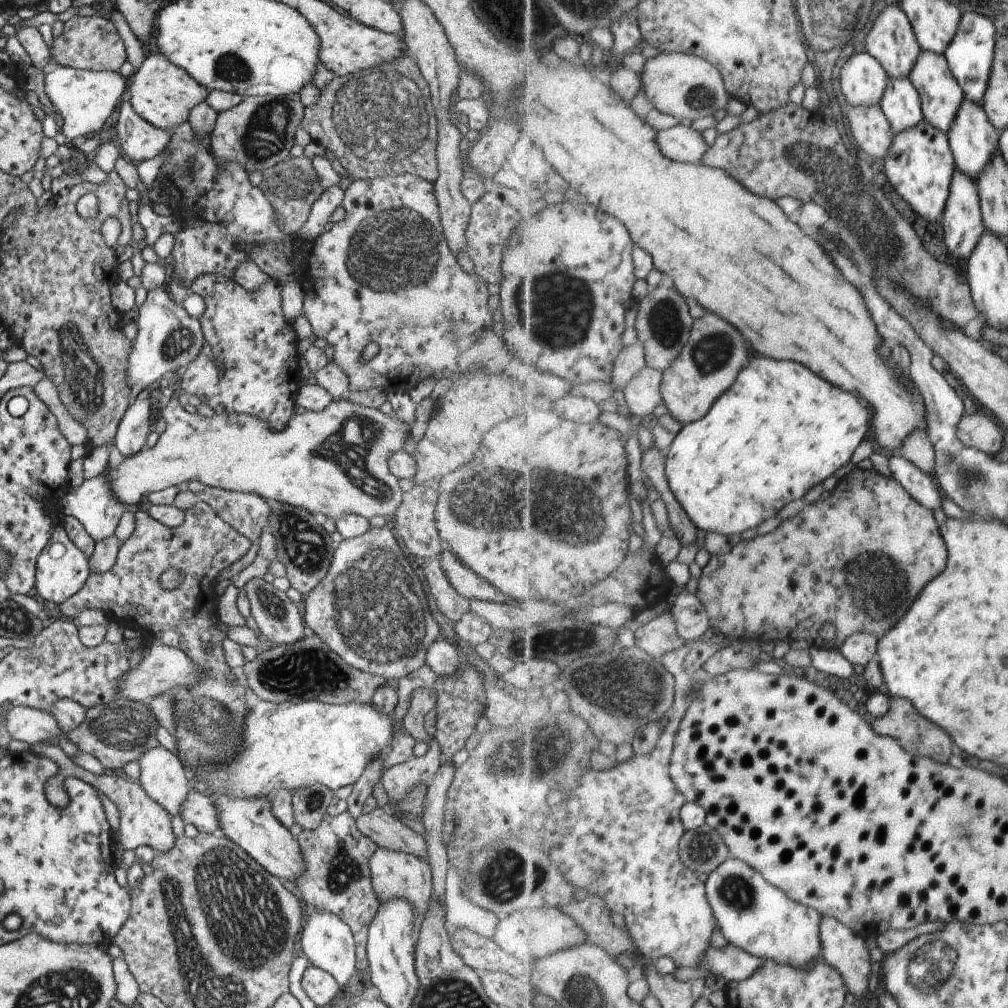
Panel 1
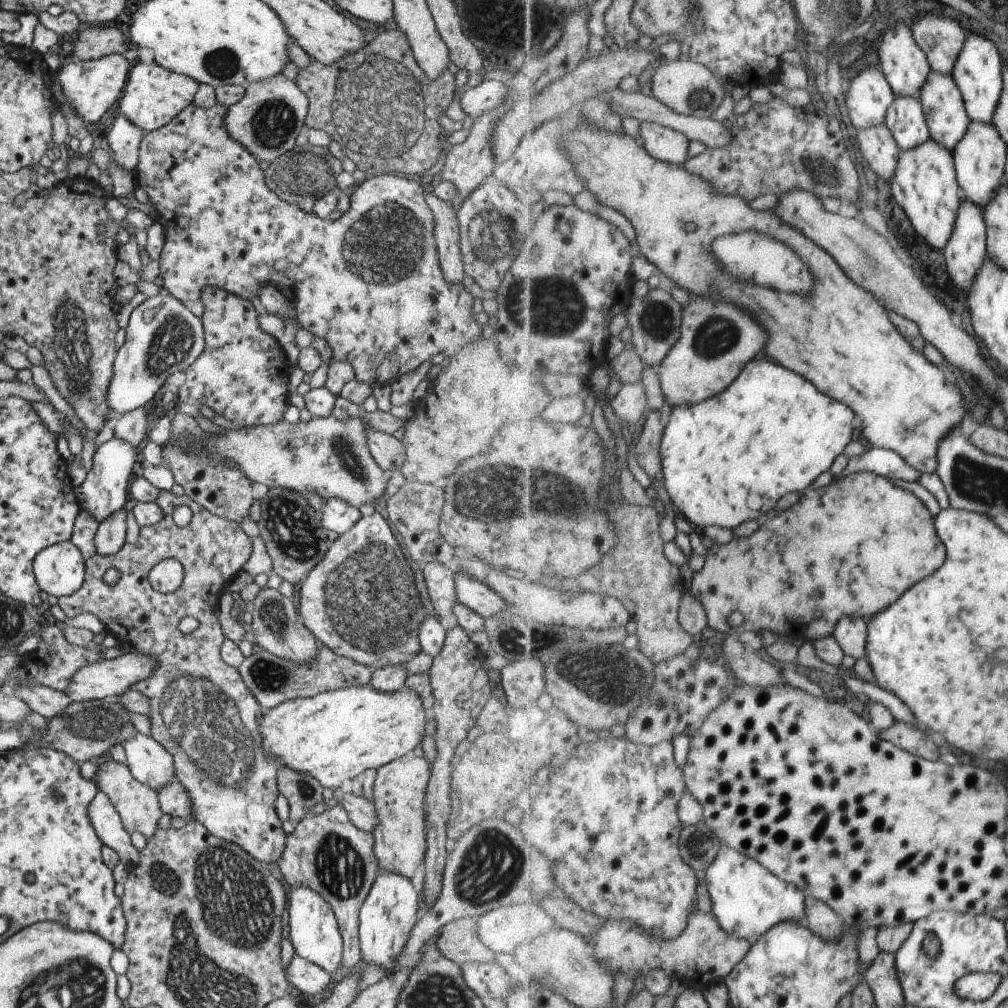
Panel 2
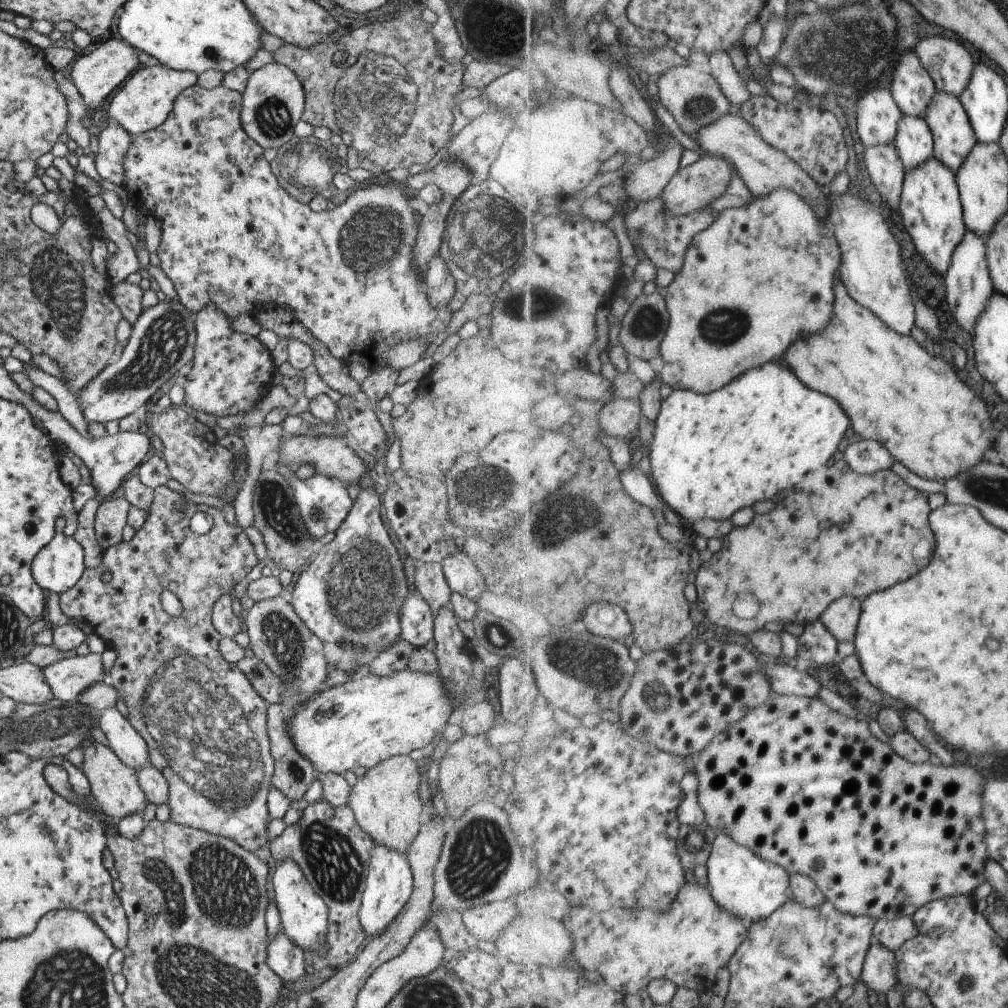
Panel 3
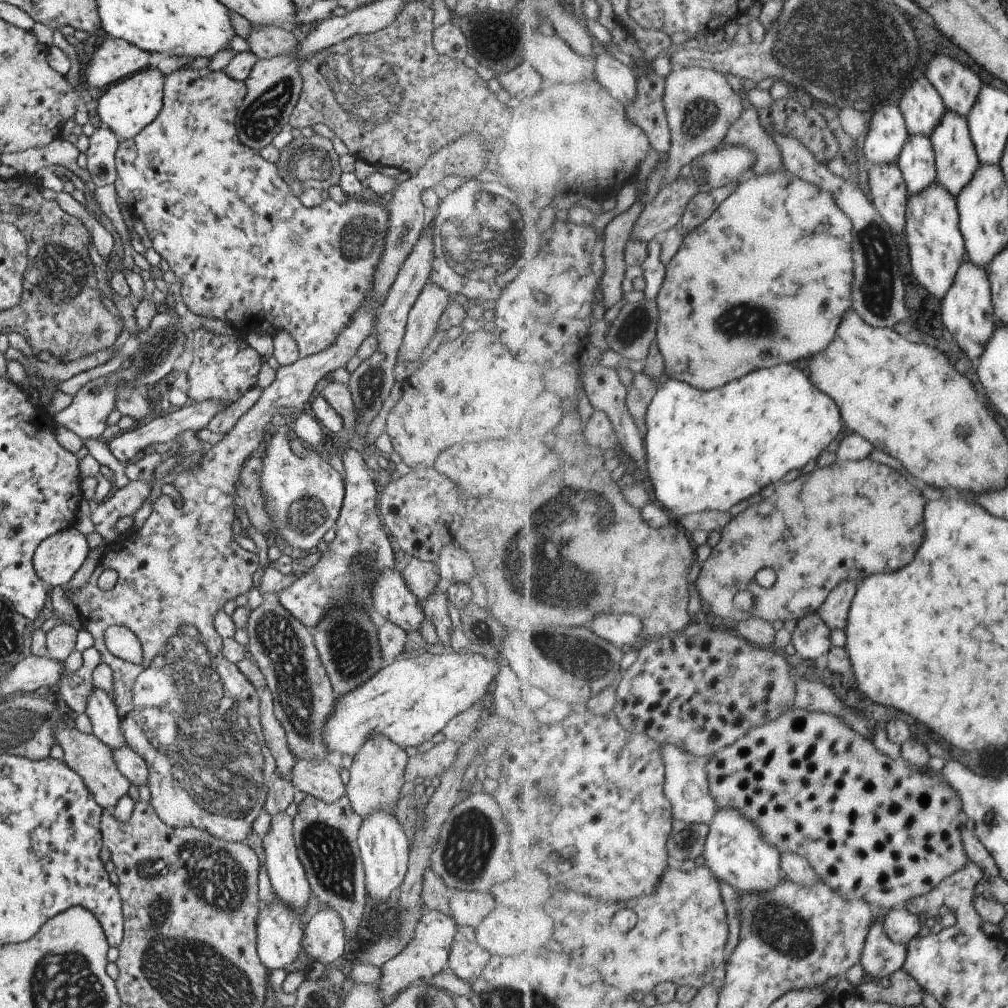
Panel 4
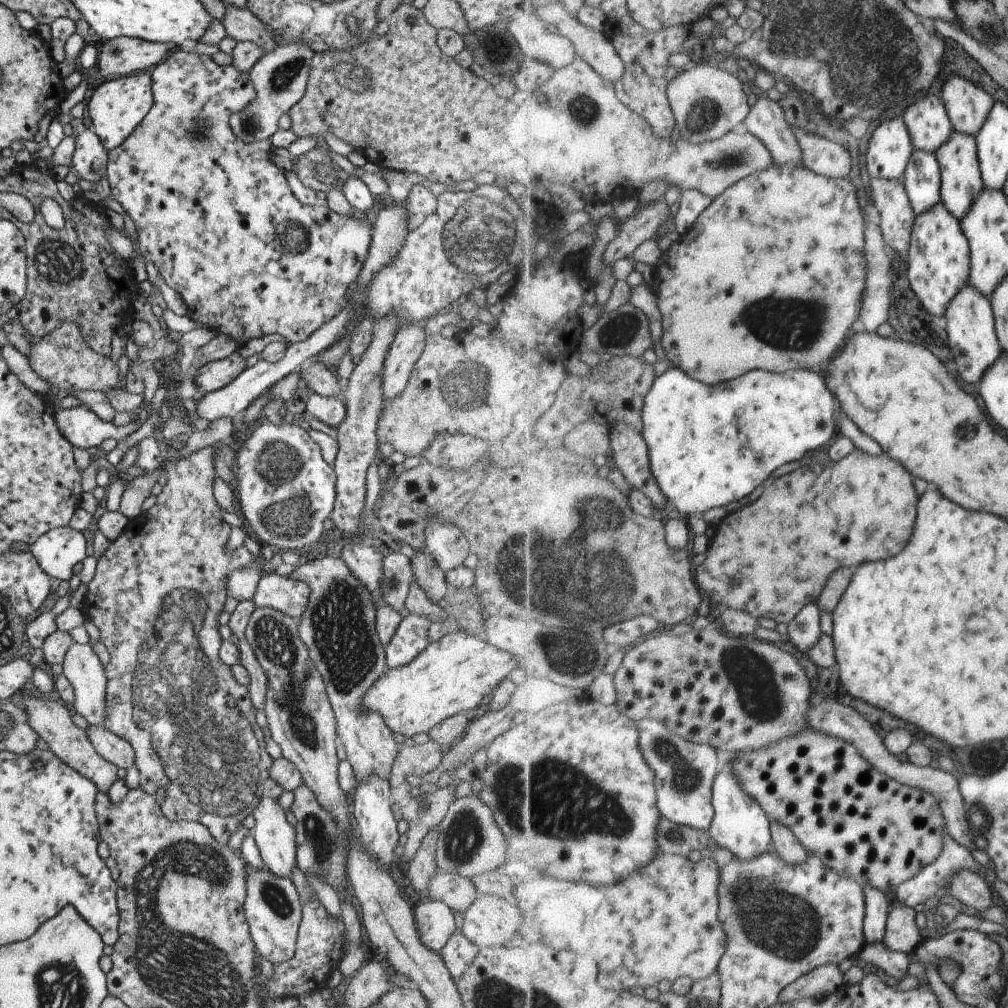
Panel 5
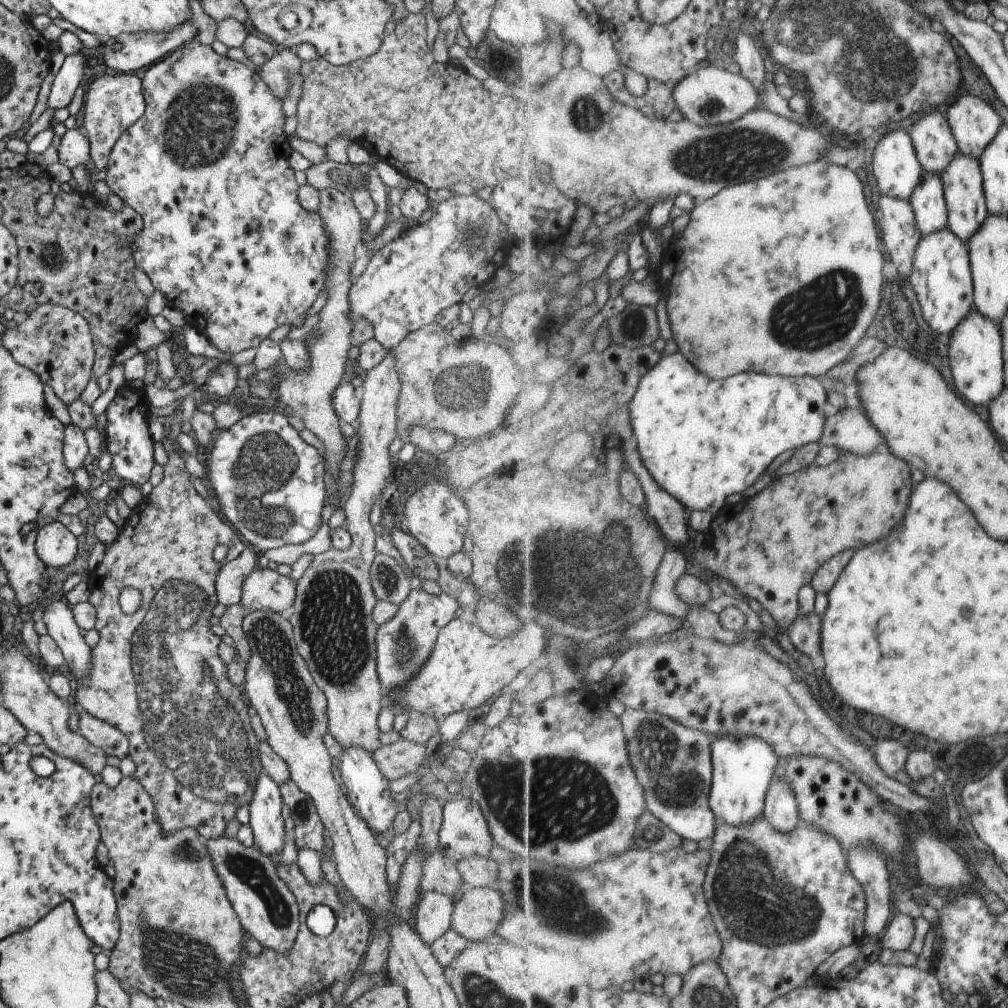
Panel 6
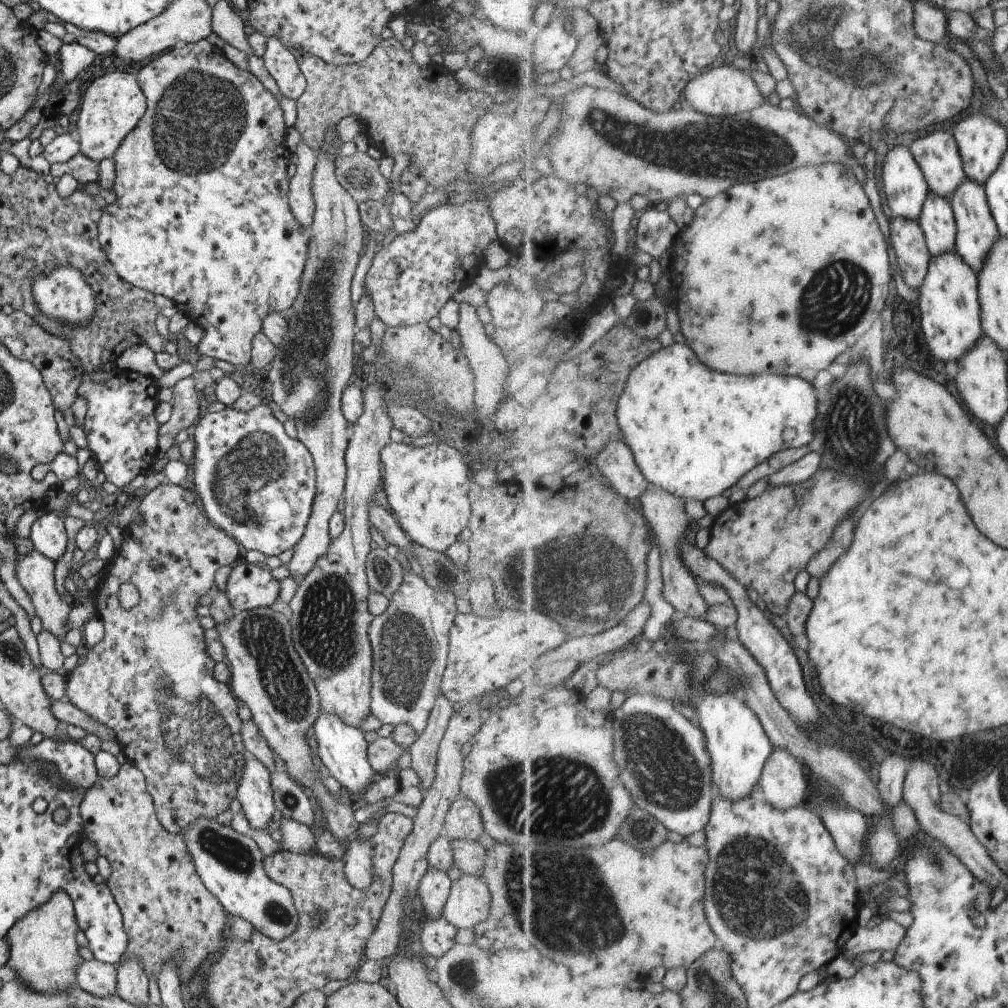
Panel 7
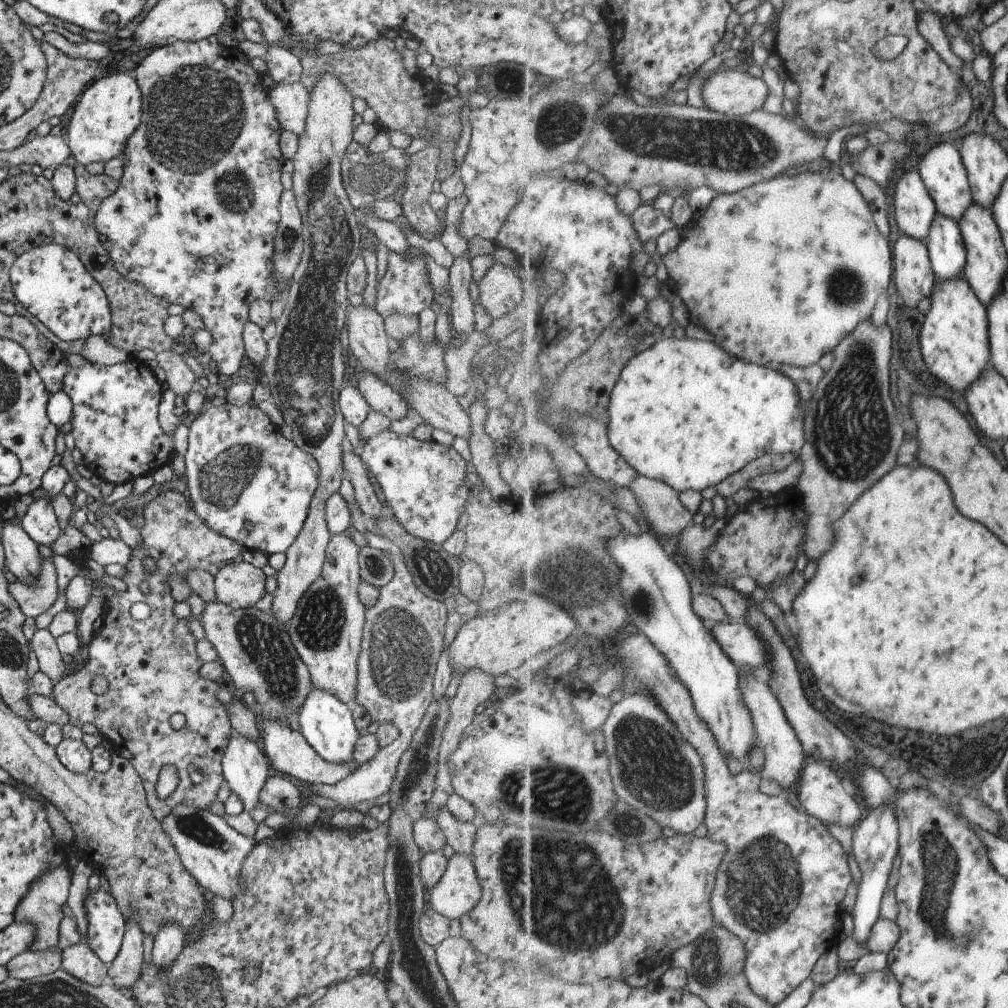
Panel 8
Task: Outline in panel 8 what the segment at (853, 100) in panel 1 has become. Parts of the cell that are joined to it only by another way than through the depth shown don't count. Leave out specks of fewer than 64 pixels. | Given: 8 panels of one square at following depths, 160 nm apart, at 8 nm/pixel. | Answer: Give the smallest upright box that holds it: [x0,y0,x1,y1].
[895,169,938,238]

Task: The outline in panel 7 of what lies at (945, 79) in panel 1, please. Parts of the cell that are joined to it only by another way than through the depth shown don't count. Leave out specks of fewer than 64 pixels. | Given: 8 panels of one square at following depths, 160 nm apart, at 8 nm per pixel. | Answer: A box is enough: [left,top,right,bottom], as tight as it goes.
[950,179,1001,272]

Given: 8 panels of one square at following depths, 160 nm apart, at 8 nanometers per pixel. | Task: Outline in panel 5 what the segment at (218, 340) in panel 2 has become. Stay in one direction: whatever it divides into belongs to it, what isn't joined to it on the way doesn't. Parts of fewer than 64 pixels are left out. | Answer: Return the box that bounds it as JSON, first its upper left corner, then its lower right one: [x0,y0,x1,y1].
[192,350,247,393]

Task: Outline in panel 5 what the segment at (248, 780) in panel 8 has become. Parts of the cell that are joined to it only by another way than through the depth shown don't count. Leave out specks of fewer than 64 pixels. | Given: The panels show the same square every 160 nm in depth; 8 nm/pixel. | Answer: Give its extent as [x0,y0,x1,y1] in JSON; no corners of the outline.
[250,794,296,880]

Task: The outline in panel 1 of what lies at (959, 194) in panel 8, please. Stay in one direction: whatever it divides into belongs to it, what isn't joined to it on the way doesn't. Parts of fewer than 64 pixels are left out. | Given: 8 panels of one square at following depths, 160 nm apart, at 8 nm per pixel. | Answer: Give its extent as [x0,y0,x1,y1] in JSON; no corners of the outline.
[865,3,923,78]

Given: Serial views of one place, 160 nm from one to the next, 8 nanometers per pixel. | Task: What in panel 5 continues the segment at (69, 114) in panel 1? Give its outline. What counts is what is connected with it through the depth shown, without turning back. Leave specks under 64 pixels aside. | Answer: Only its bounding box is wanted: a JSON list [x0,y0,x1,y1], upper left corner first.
[97,37,172,78]

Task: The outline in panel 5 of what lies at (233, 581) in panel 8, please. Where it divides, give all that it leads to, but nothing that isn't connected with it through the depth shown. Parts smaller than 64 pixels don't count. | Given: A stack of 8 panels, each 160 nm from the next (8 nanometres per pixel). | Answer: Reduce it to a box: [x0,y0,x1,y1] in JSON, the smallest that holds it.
[252,568,309,621]

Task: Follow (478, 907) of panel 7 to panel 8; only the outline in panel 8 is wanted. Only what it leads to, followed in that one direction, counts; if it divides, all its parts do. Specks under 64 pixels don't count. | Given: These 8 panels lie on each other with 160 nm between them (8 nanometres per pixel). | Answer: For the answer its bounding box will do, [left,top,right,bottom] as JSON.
[425,852,481,920]

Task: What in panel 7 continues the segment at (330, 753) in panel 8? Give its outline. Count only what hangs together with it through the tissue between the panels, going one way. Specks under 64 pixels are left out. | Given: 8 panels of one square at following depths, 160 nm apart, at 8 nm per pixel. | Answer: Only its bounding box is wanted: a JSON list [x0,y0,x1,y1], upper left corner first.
[310,708,378,794]

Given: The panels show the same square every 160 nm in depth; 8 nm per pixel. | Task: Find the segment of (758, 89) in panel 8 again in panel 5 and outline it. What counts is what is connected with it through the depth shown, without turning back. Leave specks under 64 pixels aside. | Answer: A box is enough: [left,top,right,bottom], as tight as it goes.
[668,62,752,144]

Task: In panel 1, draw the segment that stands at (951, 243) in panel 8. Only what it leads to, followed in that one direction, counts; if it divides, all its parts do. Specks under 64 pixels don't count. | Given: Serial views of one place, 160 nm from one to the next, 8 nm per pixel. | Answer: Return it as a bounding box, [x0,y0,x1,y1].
[880,77,925,134]

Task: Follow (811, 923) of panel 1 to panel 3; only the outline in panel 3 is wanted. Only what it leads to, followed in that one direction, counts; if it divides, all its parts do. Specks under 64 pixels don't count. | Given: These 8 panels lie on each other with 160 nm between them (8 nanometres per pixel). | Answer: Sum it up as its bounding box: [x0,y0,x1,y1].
[706,833,792,923]

